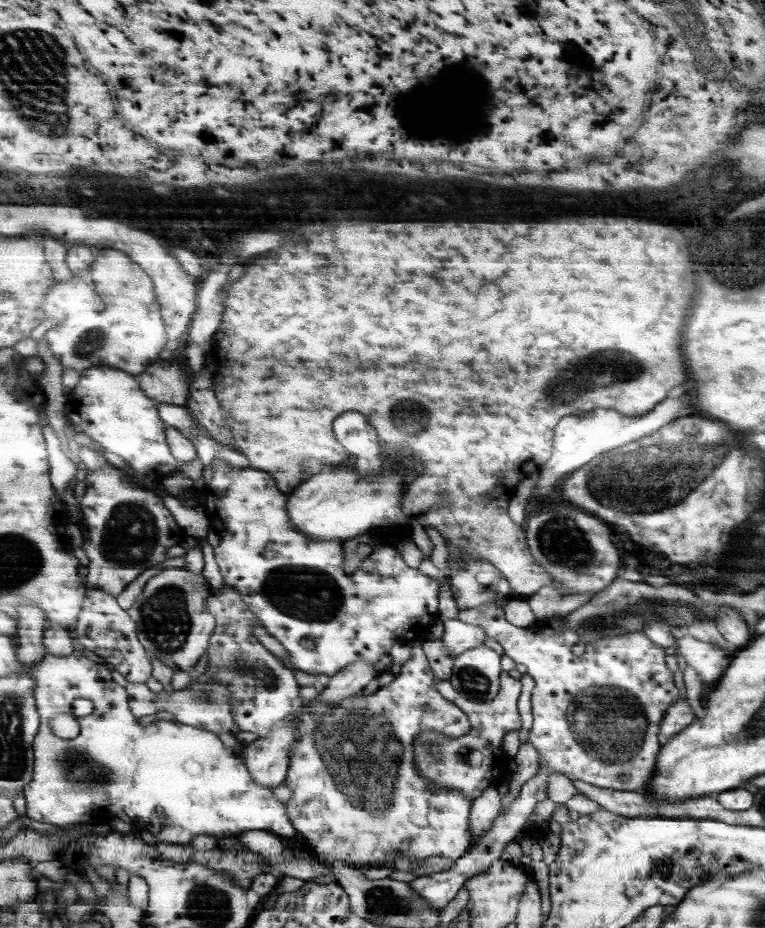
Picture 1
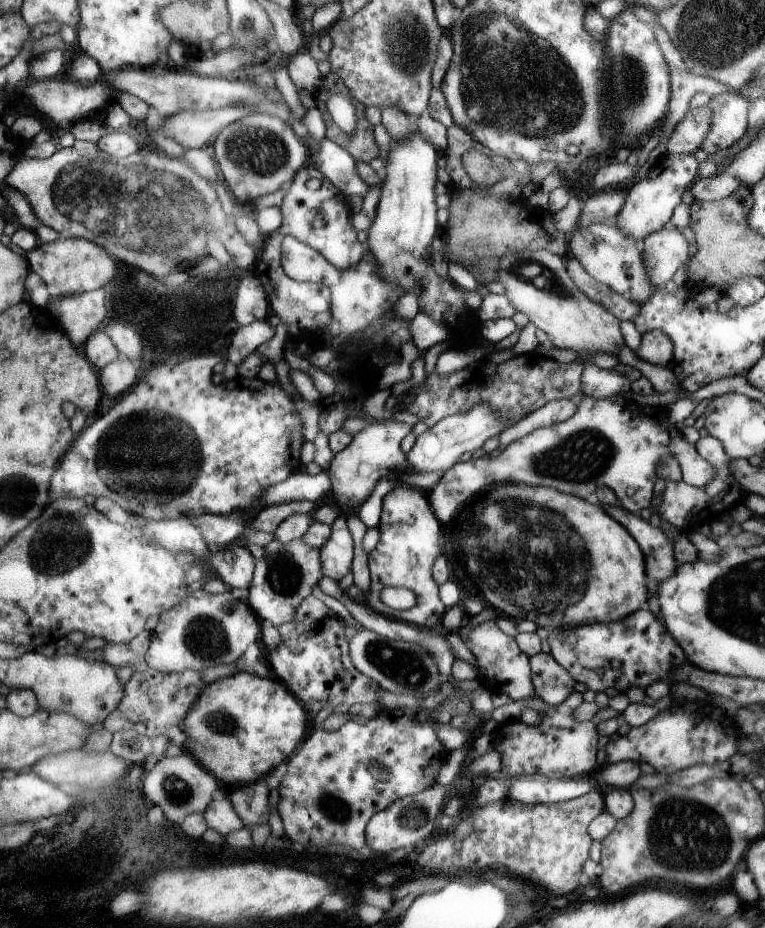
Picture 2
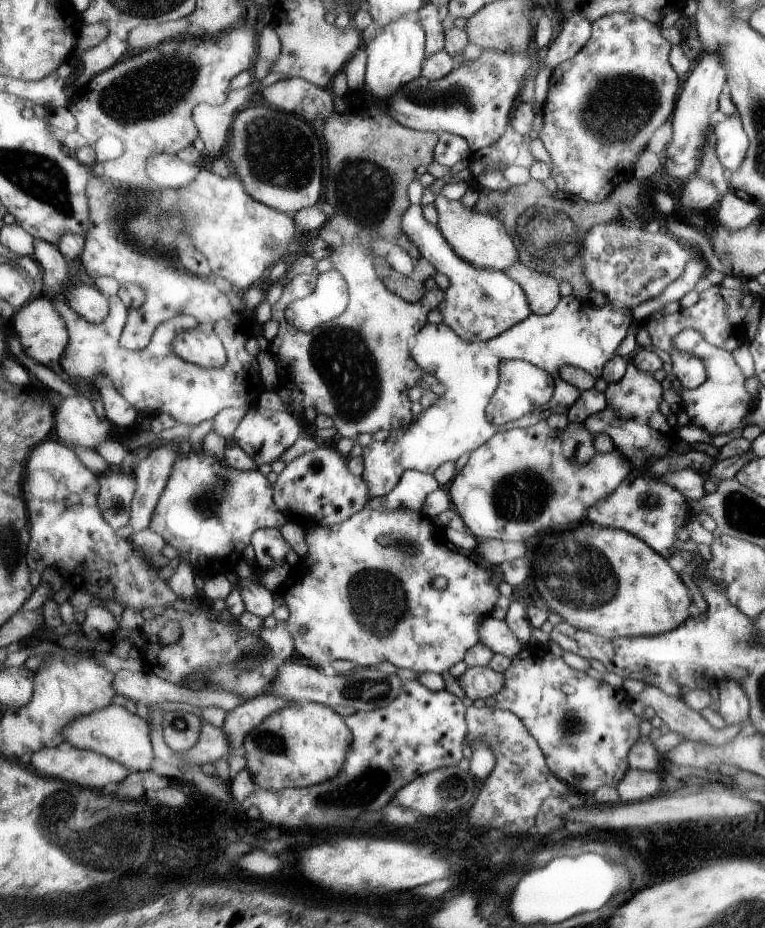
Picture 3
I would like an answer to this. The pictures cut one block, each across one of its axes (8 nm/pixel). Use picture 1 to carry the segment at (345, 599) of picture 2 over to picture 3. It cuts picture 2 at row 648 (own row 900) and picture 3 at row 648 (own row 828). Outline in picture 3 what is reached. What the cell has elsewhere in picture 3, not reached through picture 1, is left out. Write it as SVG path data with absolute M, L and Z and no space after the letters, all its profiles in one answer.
M485 618L485 622L481 622L481 642L485 642L495 654L505 654L509 658L515 658L527 646L521 644L505 620L497 618Z

